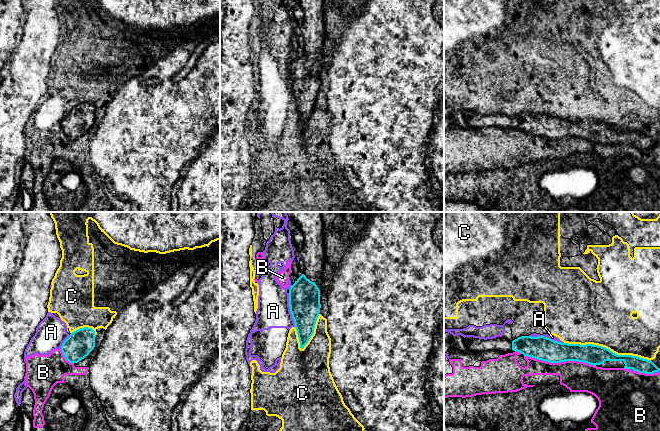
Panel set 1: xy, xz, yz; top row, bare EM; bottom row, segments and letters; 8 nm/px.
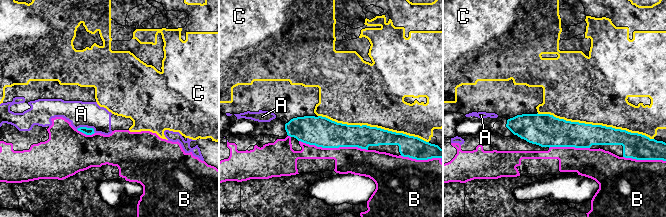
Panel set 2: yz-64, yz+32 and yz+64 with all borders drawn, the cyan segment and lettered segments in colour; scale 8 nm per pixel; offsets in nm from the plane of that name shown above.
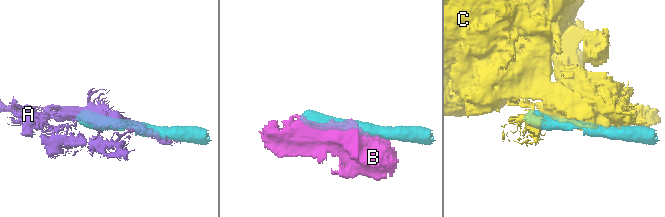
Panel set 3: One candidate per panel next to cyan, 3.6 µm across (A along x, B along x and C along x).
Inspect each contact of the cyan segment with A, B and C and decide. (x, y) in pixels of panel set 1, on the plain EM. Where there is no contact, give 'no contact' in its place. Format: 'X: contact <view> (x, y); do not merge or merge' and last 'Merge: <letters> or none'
A: contact xz (290, 86); do not merge
B: contact yz (560, 137); do not merge
C: contact yz (606, 124); do not merge
Merge: none

